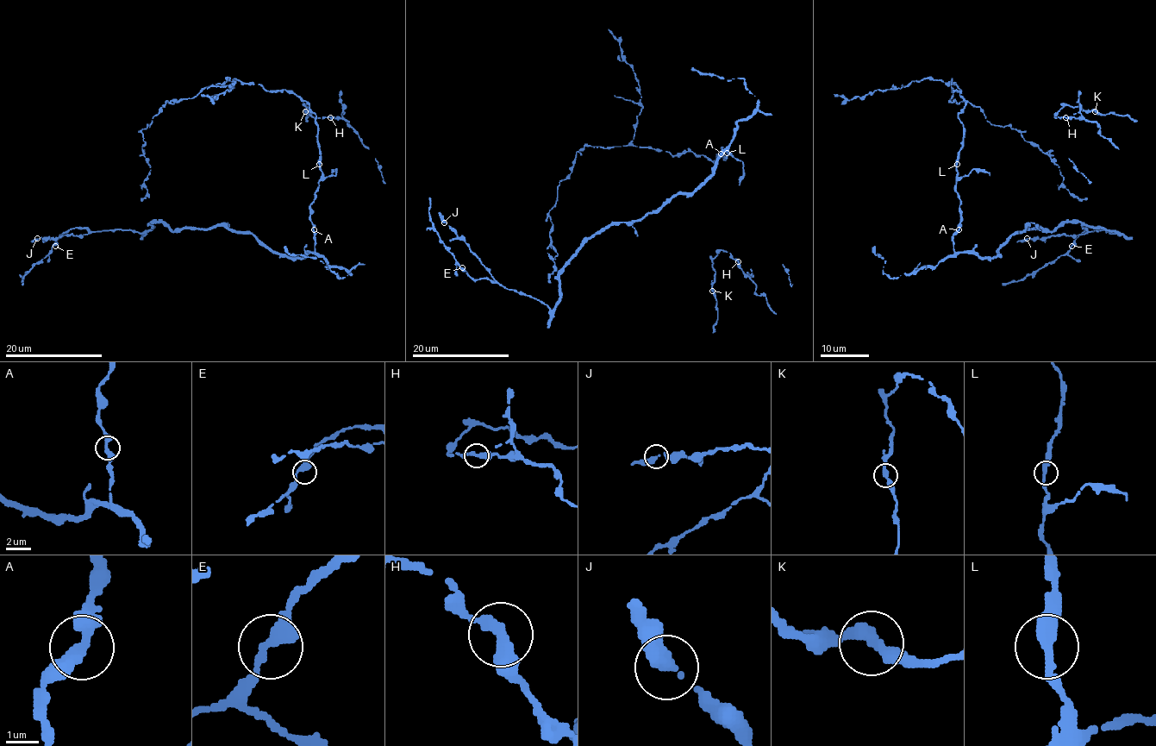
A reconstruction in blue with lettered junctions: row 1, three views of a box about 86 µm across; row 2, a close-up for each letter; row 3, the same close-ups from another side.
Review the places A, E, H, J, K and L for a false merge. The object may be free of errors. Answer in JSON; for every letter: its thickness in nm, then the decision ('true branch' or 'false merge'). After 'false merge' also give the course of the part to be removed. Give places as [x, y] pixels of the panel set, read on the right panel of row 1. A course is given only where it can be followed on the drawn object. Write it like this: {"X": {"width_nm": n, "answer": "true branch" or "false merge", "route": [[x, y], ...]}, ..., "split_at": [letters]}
{"A": {"width_nm": 360, "answer": "true branch"}, "E": {"width_nm": 360, "answer": "true branch"}, "H": {"width_nm": 360, "answer": "true branch"}, "J": {"width_nm": 360, "answer": "true branch"}, "K": {"width_nm": 360, "answer": "true branch"}, "L": {"width_nm": 360, "answer": "true branch"}, "split_at": []}

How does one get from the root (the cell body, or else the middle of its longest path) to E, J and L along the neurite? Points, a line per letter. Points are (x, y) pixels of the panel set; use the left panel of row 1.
E: (312, 231), (315, 252), (301, 258), (221, 225), (171, 231), (153, 222), (143, 234), (73, 228), (55, 246)
J: (312, 231), (315, 252), (301, 258), (221, 225), (171, 231), (153, 222), (143, 234), (37, 238)
L: (312, 231), (309, 204), (315, 198), (321, 175), (320, 164)

